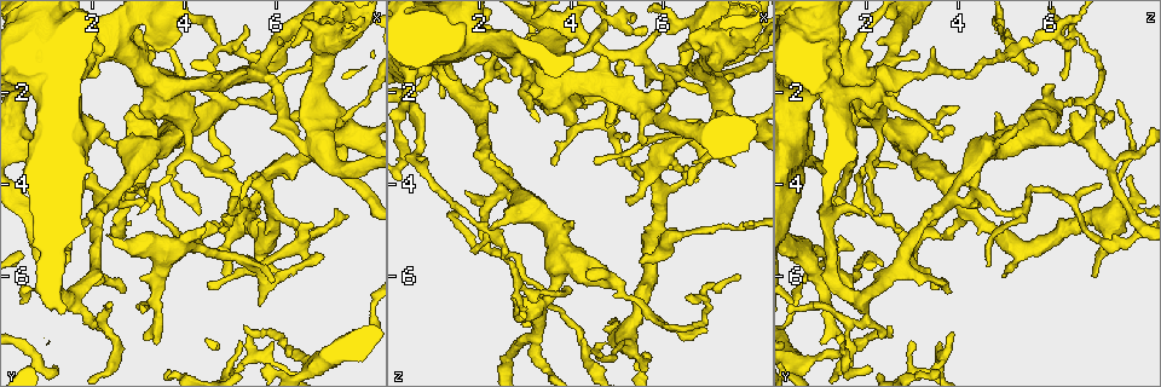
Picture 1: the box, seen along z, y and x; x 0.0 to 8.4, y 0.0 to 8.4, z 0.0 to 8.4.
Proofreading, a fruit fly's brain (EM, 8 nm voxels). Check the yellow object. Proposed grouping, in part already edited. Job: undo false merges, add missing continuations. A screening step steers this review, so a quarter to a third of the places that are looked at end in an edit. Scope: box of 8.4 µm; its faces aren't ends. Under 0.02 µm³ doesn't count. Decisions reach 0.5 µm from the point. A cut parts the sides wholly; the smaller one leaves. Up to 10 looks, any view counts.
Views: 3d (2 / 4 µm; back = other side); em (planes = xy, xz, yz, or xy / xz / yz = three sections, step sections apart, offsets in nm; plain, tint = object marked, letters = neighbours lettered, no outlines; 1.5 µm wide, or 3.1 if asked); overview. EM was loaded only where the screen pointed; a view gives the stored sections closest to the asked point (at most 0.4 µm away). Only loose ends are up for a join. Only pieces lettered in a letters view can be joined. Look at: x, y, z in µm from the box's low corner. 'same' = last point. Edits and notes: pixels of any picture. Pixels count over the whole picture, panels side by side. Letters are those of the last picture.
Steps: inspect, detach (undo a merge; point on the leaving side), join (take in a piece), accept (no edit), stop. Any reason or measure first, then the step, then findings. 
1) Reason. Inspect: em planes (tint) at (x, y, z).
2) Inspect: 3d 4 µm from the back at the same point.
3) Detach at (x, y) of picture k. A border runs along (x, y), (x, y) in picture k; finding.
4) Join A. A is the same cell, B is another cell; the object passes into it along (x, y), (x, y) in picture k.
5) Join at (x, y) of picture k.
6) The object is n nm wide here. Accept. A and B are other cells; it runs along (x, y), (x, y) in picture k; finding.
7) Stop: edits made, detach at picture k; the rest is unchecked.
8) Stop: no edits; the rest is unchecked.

Inspect: em xy step 4 (letters) at (1.95, 2.75, 5.45).

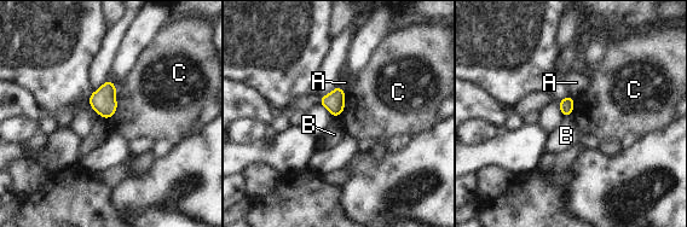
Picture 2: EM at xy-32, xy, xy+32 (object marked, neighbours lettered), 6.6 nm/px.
Inspect: em planes (letters) at the same point.

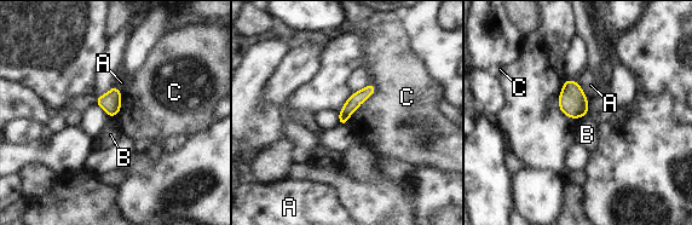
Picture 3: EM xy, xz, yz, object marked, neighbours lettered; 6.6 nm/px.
The longest contact is with C, 170 nm. Accept. A, B and C are other cells; it runs along (372, 86), (344, 114), (341, 121) in picture 3; none of them fits.

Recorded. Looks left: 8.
Branch point. Inspect: 3d 4 µm at (2.10, 4.65, 5.30).

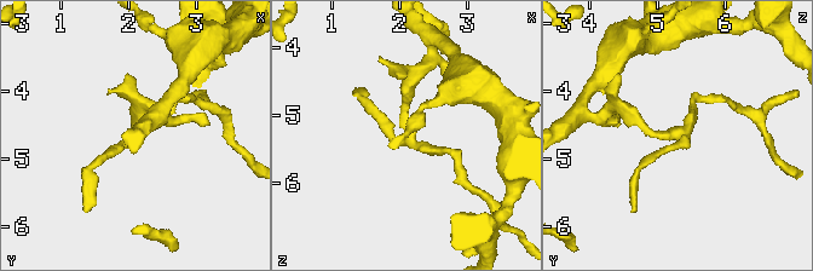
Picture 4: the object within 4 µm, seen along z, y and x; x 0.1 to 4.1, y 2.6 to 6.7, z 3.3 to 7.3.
Inspect: em xy step 8 (letters) at (2.15, 4.60, 5.30).

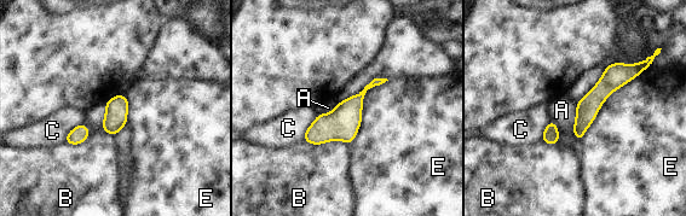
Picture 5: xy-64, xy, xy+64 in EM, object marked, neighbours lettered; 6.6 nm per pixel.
Accept. A, B, C and E are other cells; a border runs along (304, 140), (341, 140), (350, 145) in picture 5; all the same neuron.

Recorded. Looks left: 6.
Branch stops here. Inspect: em planes (letters) at (2.75, 6.40, 3.80).

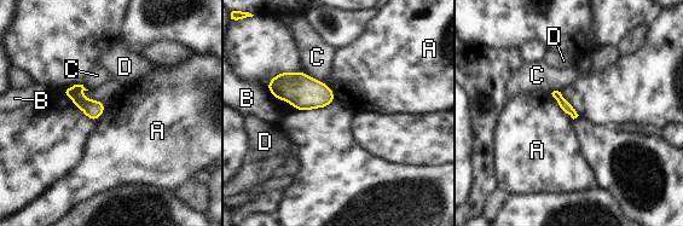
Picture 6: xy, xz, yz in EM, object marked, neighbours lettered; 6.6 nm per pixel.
The longest contact is with A, 240 nm. Accept. A, B, C and D are other cells; none of them fits.

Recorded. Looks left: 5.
Thin end. Inspect: 3d 2 µm at (5.50, 7.20, 3.85).

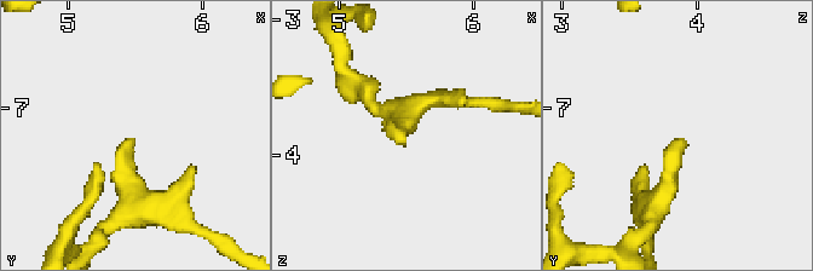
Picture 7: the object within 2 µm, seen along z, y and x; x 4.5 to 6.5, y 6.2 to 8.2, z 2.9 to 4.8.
Now the EM. Inspect: em yz step 8 (tint) at (5.48, 7.22, 3.92).

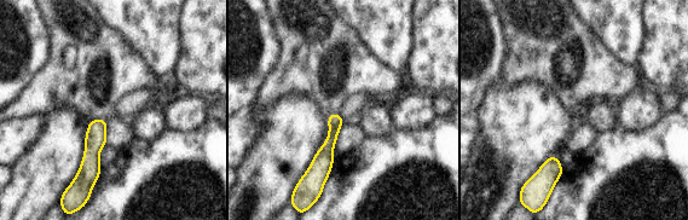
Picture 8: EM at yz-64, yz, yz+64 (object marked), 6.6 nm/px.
Another direction. Inspect: em planes (letters) at the same point.

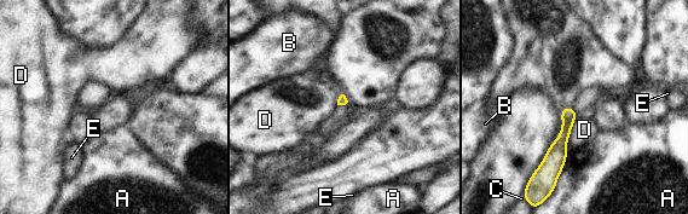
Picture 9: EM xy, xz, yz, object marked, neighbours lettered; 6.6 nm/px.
The longest contact is with A, 260 nm. Accept. A, B, C, D and E are other cells; a border runs along (578, 115), (567, 143) in picture 9; no lettered piece goes on from it.

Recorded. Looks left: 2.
Stop: no edits; the rest is unchecked.

